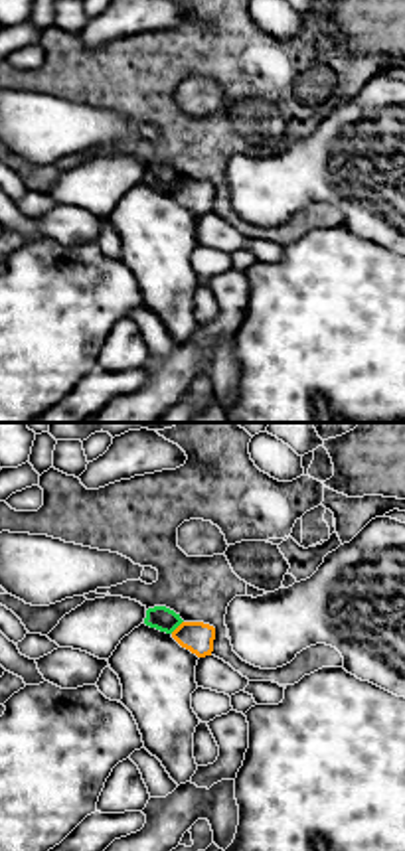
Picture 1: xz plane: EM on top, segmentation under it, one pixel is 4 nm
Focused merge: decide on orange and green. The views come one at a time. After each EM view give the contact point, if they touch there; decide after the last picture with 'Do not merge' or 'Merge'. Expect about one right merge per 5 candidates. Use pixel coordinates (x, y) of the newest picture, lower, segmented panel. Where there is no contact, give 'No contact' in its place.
Touches orange at (178, 626)

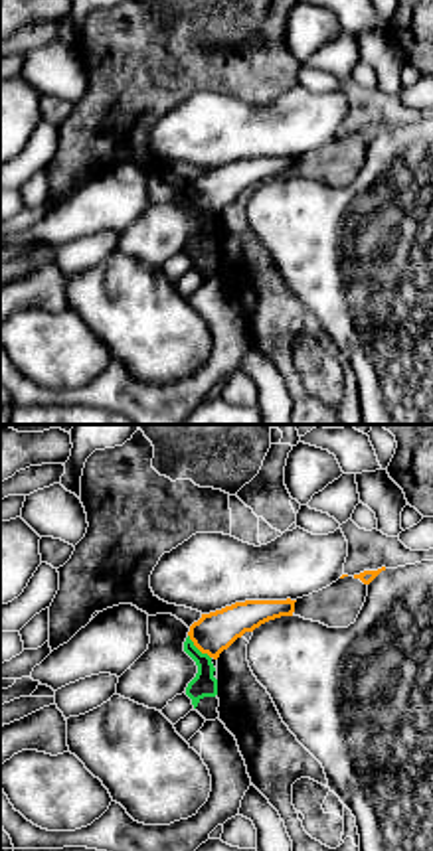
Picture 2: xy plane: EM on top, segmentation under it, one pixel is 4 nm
Touches orange at (198, 648)

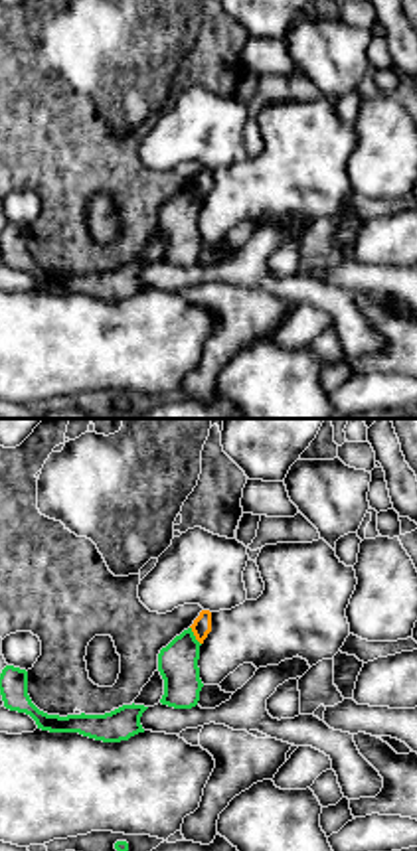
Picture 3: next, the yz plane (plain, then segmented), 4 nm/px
Touches orange at (194, 634)

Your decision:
Do not merge

